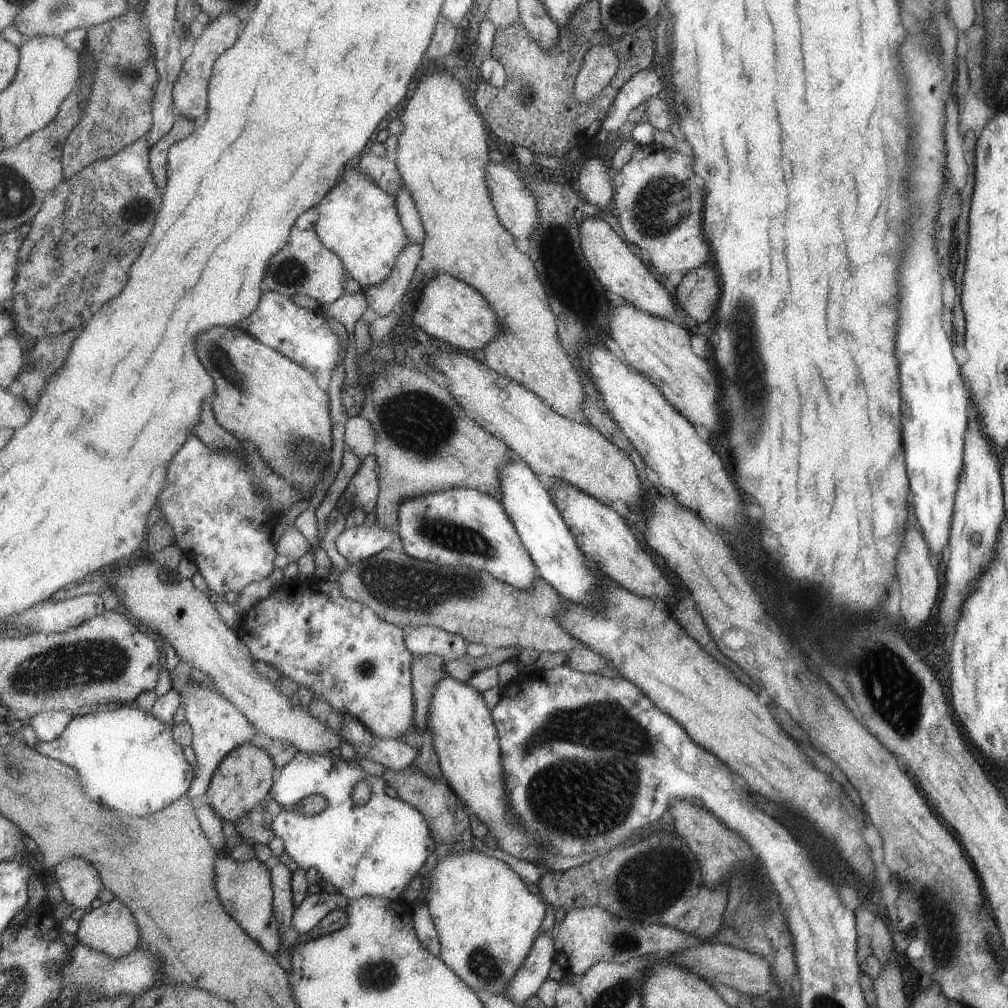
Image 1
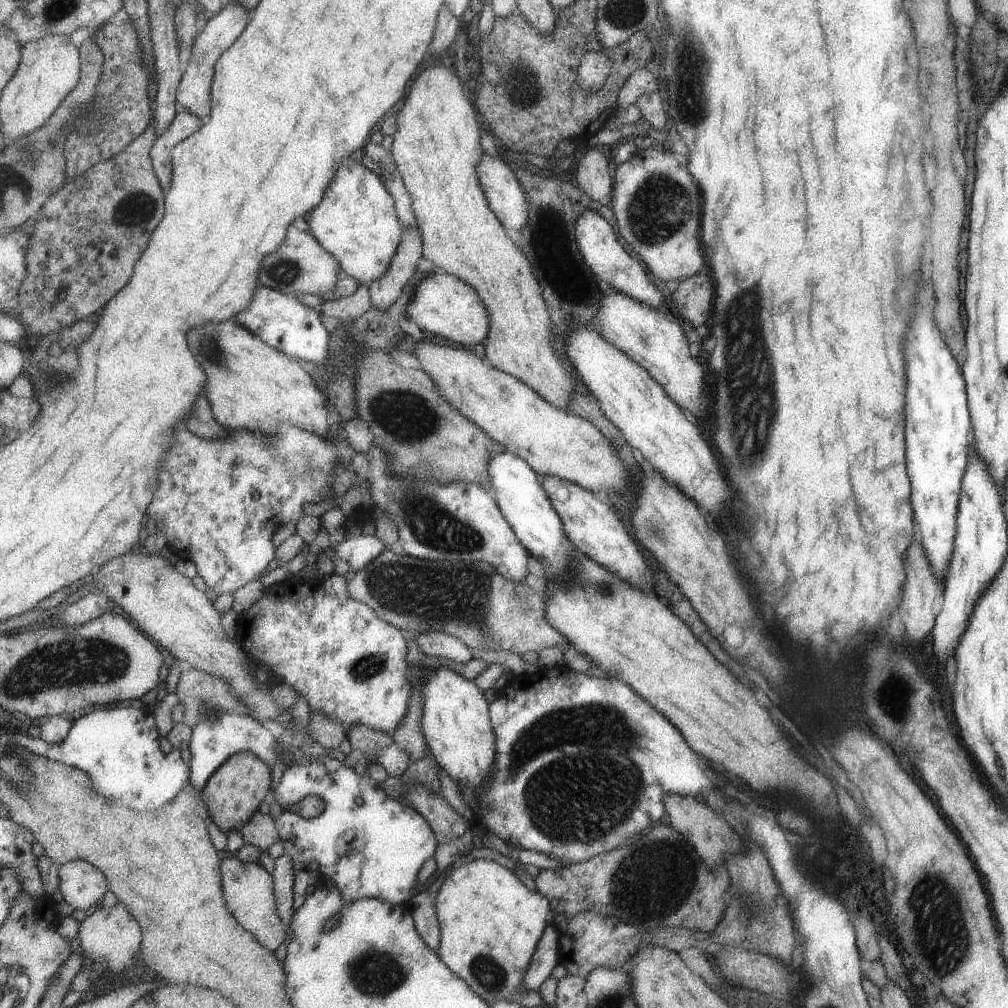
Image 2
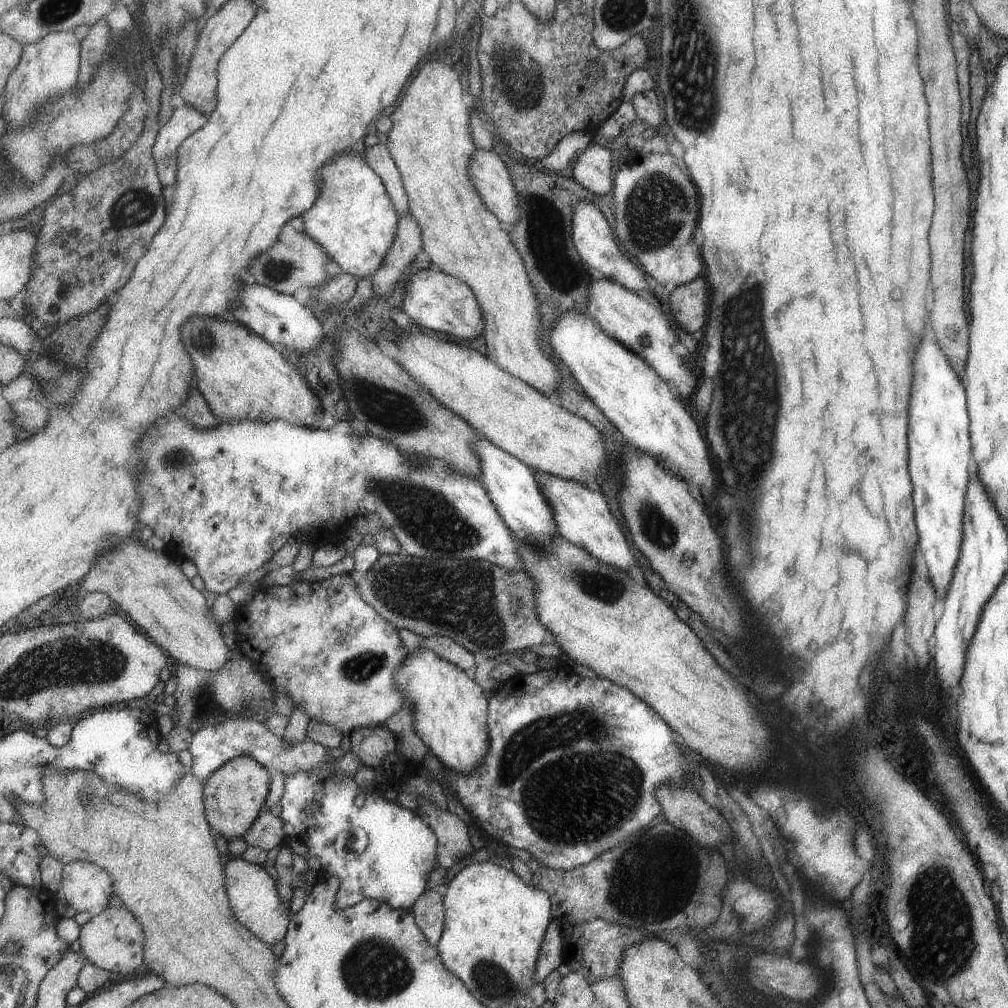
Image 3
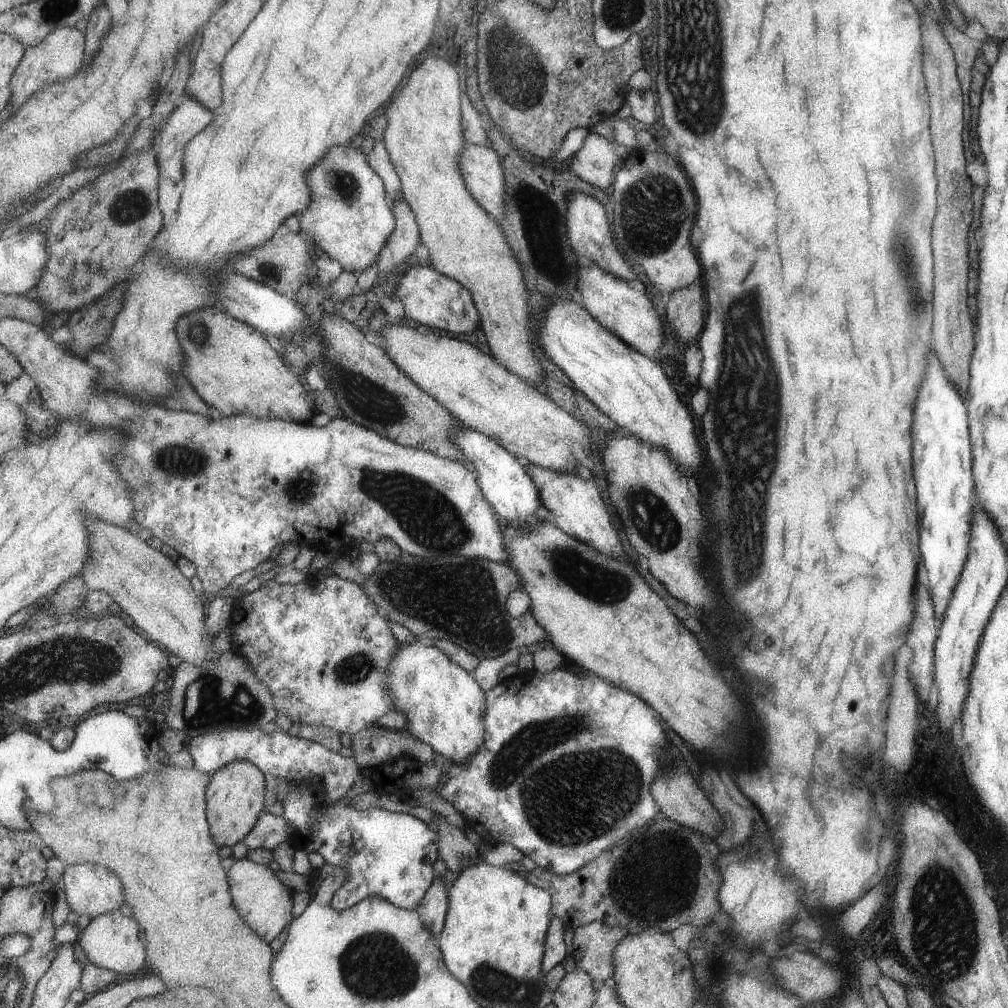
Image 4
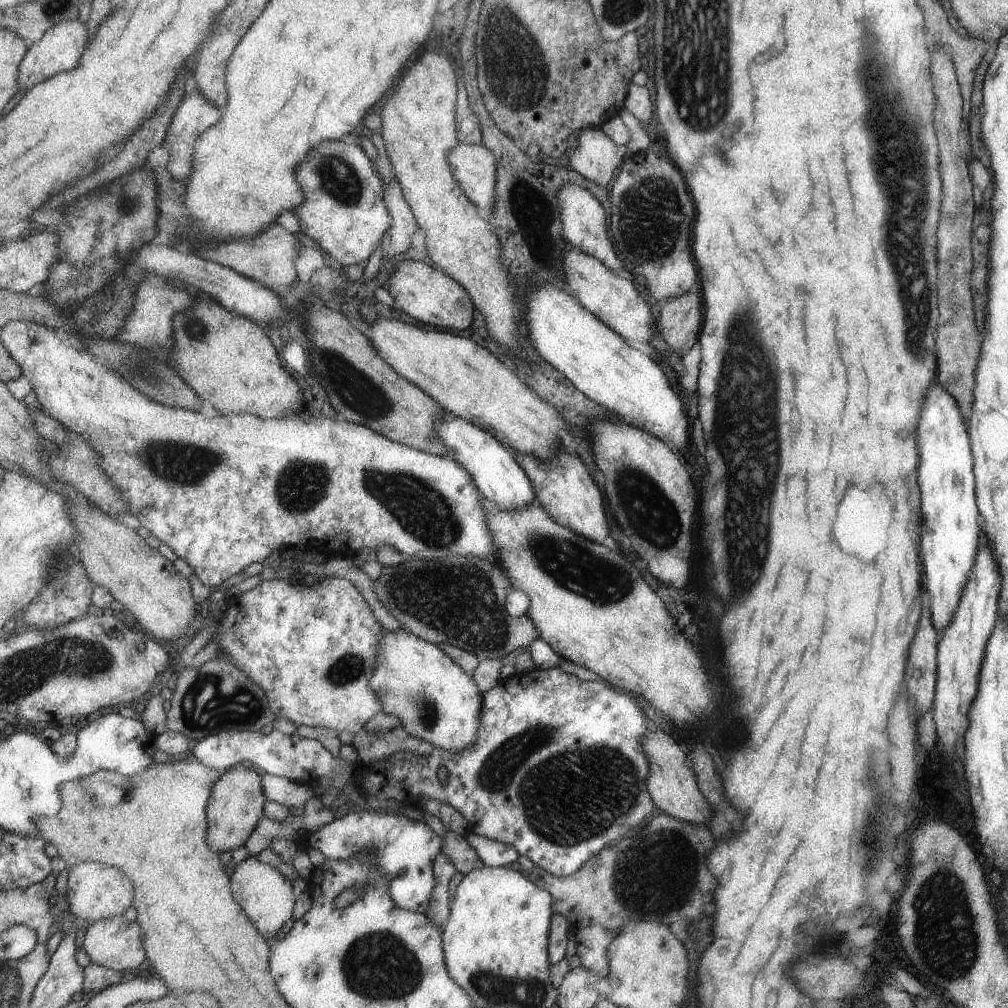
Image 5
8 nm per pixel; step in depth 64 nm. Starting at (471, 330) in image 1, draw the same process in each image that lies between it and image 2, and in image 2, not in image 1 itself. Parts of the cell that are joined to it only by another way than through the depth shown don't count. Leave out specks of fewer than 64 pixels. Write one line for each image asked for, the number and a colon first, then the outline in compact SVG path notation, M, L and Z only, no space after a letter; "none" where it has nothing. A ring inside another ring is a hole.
2: M433 274L429 276L415 296L415 300L409 306L407 316L413 320L413 324L425 332L433 334L437 338L443 338L447 342L455 342L459 348L475 348L489 340L491 336L491 310L487 308L487 302L481 298L481 294L451 274Z

